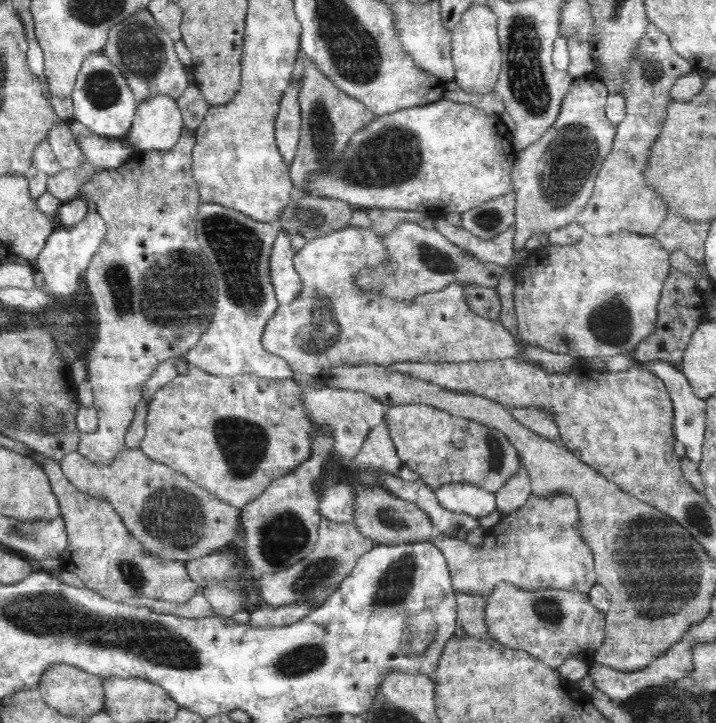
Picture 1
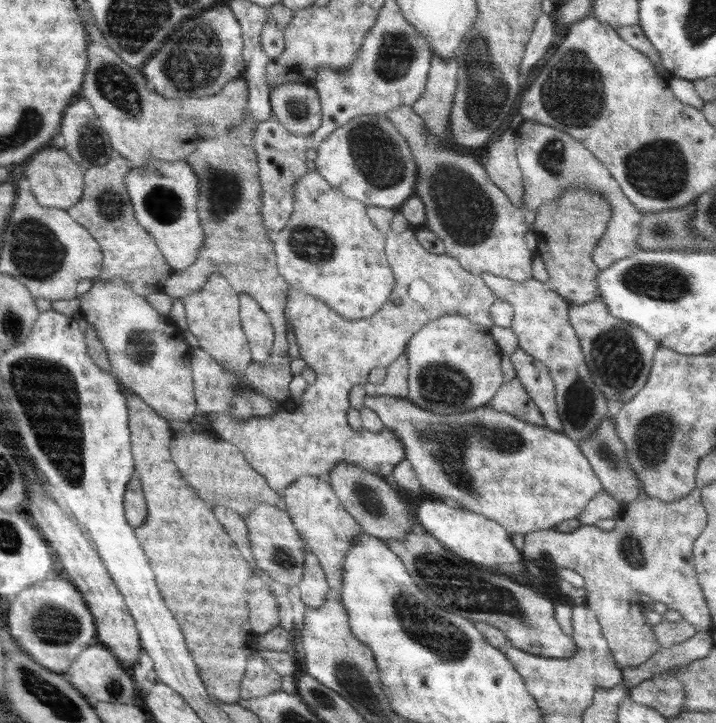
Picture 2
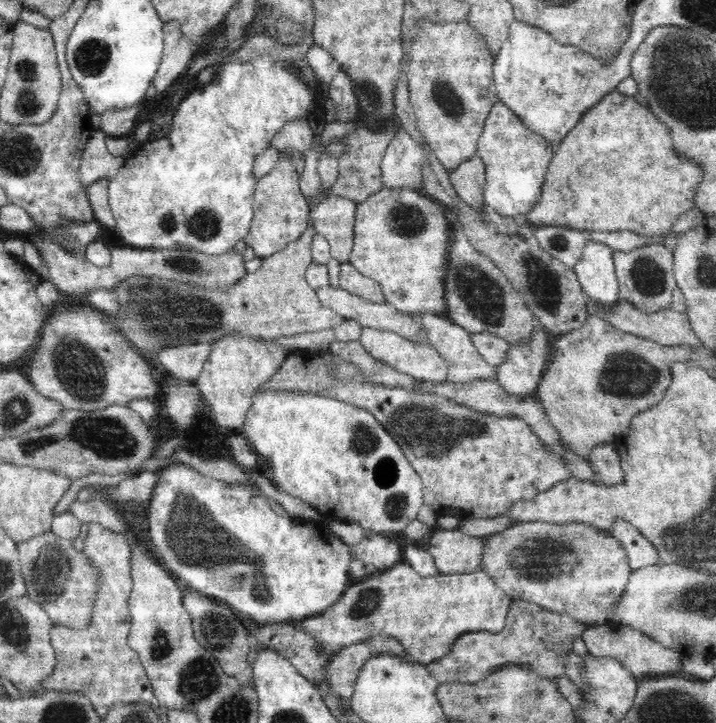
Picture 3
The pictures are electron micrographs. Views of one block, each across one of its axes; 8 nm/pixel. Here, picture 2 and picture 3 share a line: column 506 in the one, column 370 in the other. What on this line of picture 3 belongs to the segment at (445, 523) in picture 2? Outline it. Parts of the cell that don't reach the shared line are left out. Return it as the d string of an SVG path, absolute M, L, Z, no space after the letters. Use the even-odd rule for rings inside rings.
M171 463L159 473L153 498L147 504L147 533L154 554L164 559L174 574L184 580L187 590L202 592L210 598L224 600L236 610L260 624L280 624L290 620L304 620L322 614L342 599L346 588L354 581L349 572L352 553L364 564L374 564L377 572L386 571L404 562L402 548L391 536L366 532L365 539L355 546L343 543L318 521L276 514L268 498L258 486L227 484L210 476L203 476L194 468Z

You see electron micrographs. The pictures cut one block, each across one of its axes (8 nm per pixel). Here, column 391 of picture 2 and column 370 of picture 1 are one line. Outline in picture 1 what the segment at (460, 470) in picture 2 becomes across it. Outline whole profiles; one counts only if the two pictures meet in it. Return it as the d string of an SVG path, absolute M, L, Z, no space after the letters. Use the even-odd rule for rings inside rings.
M324 382L324 386L306 386L302 389L304 393L304 407L308 409L308 417L312 419L314 427L324 427L332 431L334 446L329 456L342 463L351 462L360 452L364 439L370 430L382 424L385 418L385 411L388 409L372 395L364 391L348 390L347 388L330 387Z

